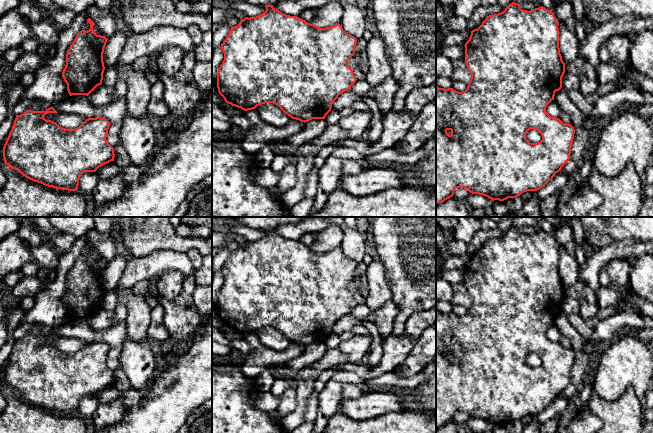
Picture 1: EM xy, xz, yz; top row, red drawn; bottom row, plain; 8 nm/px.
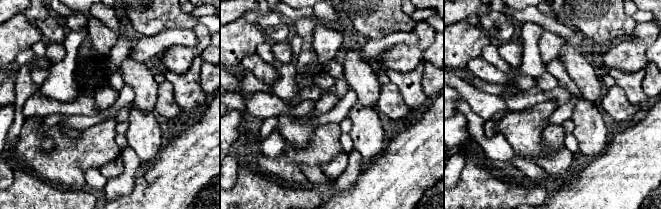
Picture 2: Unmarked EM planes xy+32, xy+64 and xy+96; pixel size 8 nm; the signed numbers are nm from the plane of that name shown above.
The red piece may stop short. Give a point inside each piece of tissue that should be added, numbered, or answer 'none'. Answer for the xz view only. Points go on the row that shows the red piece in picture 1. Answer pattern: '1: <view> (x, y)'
none

